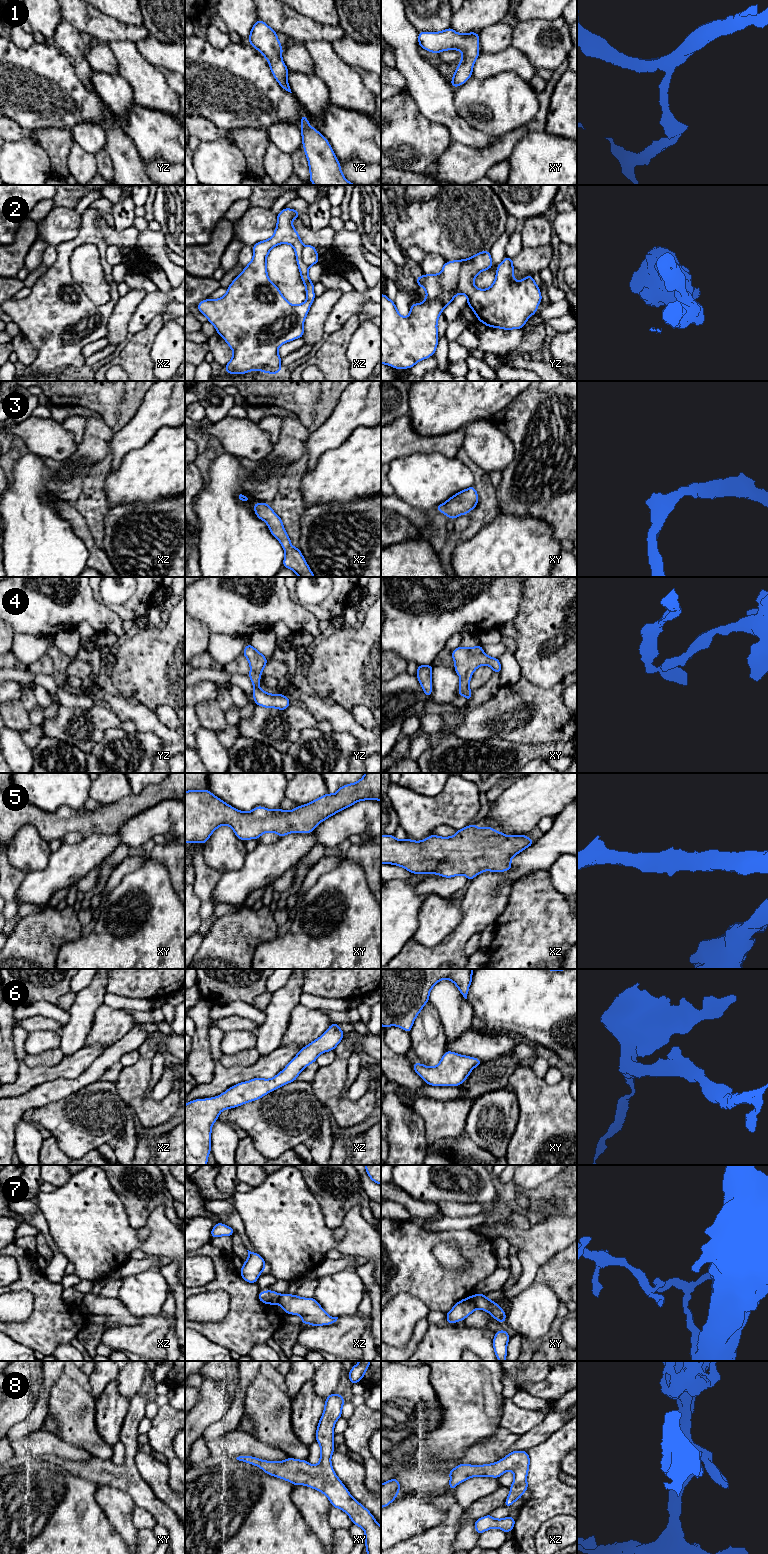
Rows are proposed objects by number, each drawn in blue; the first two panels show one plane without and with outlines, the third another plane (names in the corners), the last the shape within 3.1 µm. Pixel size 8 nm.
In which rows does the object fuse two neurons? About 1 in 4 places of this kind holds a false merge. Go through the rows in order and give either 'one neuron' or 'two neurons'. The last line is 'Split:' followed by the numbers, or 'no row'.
1: one neuron
2: two neurons
3: one neuron
4: one neuron
5: one neuron
6: one neuron
7: two neurons
8: one neuron
Split: 2, 7

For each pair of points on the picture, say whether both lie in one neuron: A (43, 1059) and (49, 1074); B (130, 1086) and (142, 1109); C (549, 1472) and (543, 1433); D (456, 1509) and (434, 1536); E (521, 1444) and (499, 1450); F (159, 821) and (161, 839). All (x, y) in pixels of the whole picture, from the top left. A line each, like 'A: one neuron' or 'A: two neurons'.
A: two neurons
B: one neuron
C: two neurons
D: one neuron
E: two neurons
F: two neurons

